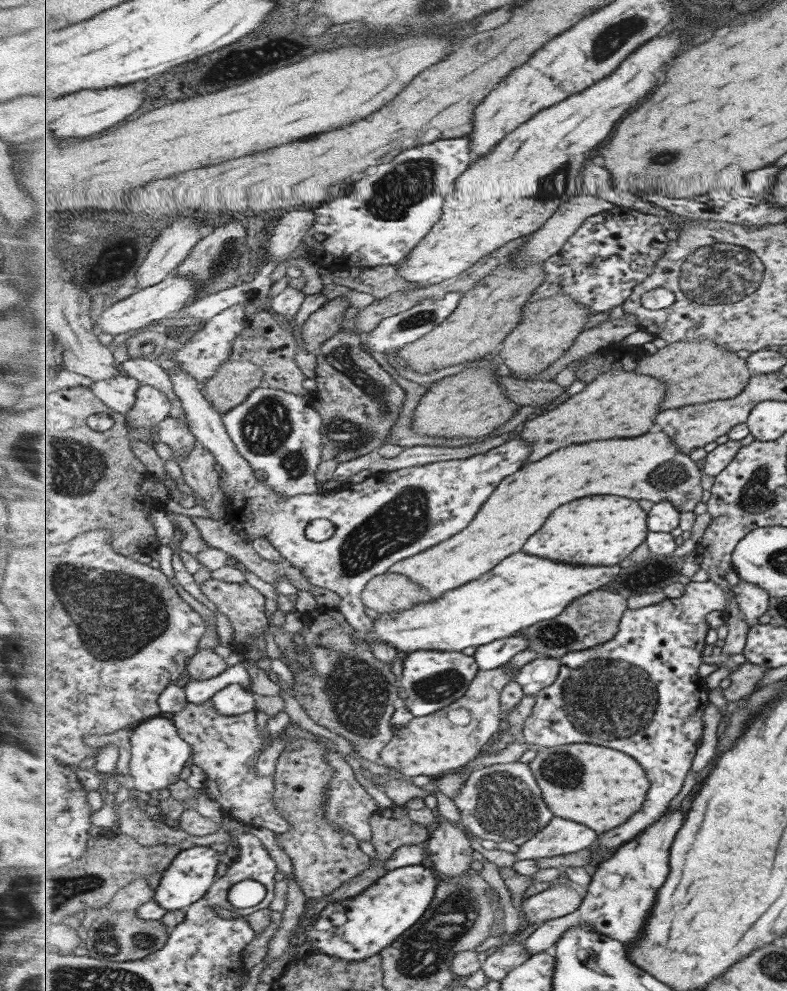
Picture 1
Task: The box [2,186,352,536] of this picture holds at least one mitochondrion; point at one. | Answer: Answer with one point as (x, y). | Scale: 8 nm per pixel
(70, 468)

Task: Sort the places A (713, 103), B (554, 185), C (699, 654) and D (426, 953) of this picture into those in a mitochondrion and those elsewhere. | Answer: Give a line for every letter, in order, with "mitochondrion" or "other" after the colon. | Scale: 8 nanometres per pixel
A: other
B: mitochondrion
C: other
D: mitochondrion

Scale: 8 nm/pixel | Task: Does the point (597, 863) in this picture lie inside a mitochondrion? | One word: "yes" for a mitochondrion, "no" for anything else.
no

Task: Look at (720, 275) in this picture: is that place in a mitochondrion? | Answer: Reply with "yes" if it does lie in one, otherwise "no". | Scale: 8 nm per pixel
yes

